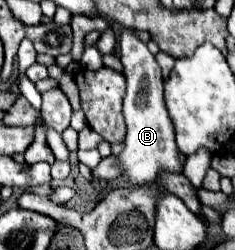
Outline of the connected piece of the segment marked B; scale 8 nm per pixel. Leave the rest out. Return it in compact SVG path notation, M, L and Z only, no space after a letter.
M123 29L119 35L119 59L123 63L123 75L127 79L127 95L123 99L123 115L127 121L127 137L123 141L125 149L119 155L123 177L133 185L153 183L159 171L181 171L177 159L177 143L173 123L169 119L165 99L163 99L163 79L161 67L157 65L153 53L147 49L135 29Z

